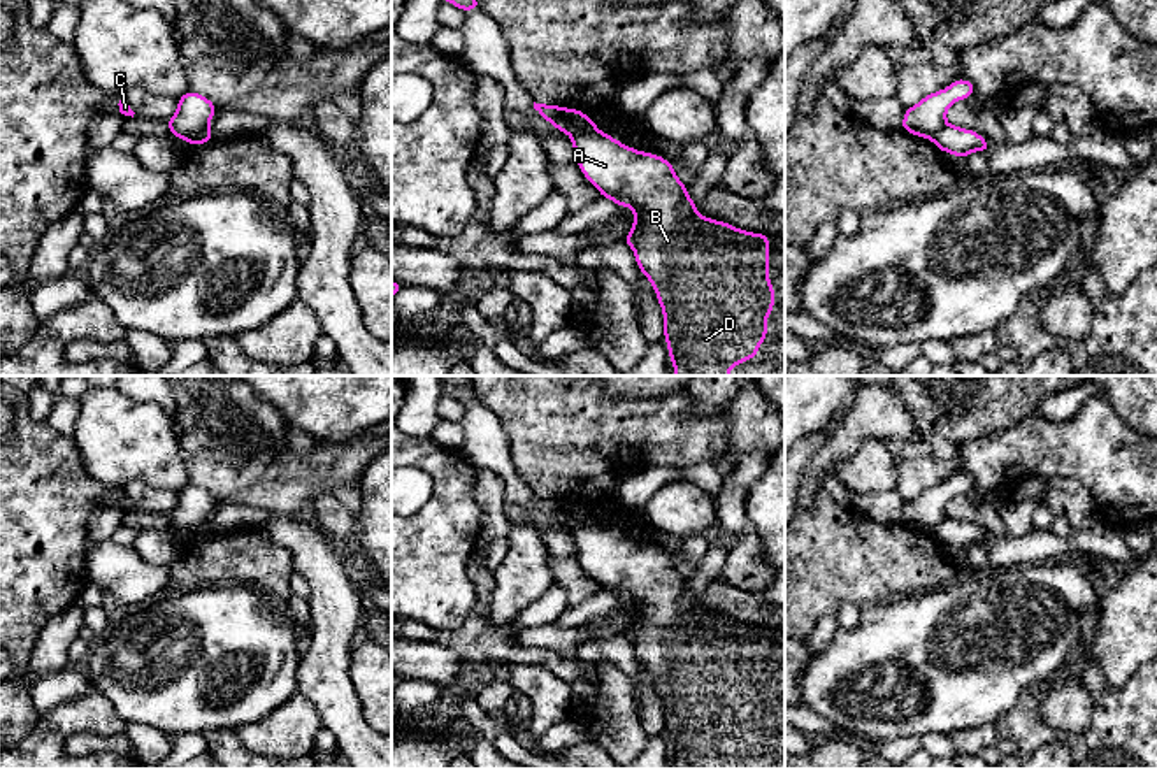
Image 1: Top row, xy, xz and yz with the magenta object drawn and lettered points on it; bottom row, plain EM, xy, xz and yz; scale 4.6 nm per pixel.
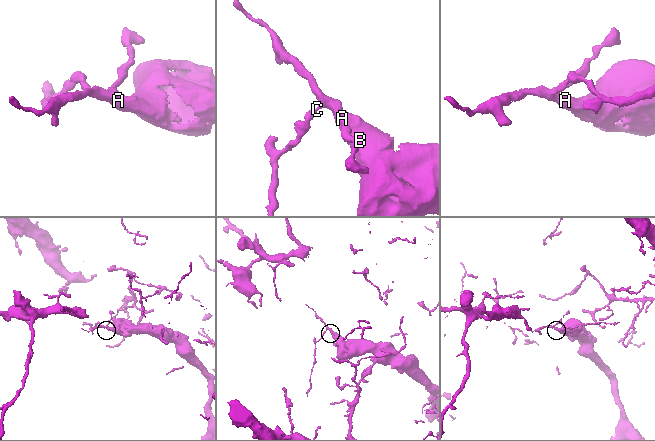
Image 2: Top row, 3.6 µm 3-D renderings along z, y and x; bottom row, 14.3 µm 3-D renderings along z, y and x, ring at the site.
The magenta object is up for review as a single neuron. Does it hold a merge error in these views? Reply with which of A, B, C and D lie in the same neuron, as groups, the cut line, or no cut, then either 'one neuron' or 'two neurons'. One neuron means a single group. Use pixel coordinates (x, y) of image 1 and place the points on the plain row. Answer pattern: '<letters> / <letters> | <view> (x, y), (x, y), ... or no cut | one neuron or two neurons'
A B D / C | xz (597, 522), (573, 532) | two neurons

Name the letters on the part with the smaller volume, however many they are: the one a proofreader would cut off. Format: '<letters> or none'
C

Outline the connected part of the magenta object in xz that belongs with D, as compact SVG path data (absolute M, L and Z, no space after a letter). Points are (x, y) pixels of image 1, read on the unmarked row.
M600 523L572 532L572 543L600 590L634 602L634 618L623 634L655 681L674 769L727 769L736 757L751 753L767 732L767 708L774 704L771 629L699 607L695 593L686 588L686 576L658 548L629 541Z

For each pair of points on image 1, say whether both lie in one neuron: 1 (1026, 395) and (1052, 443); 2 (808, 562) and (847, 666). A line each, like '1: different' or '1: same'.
1: different
2: different

